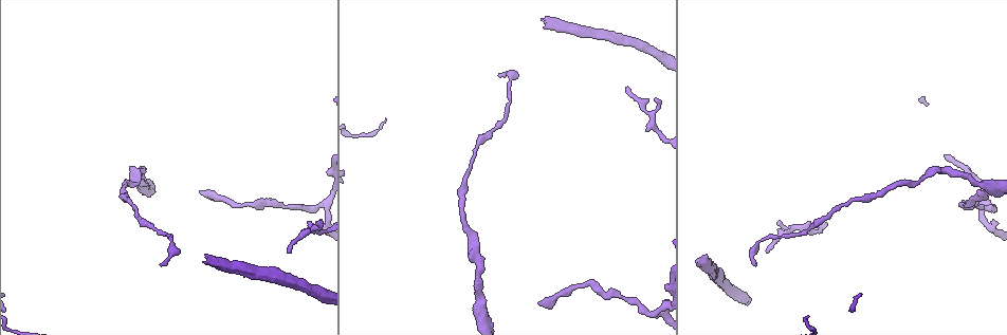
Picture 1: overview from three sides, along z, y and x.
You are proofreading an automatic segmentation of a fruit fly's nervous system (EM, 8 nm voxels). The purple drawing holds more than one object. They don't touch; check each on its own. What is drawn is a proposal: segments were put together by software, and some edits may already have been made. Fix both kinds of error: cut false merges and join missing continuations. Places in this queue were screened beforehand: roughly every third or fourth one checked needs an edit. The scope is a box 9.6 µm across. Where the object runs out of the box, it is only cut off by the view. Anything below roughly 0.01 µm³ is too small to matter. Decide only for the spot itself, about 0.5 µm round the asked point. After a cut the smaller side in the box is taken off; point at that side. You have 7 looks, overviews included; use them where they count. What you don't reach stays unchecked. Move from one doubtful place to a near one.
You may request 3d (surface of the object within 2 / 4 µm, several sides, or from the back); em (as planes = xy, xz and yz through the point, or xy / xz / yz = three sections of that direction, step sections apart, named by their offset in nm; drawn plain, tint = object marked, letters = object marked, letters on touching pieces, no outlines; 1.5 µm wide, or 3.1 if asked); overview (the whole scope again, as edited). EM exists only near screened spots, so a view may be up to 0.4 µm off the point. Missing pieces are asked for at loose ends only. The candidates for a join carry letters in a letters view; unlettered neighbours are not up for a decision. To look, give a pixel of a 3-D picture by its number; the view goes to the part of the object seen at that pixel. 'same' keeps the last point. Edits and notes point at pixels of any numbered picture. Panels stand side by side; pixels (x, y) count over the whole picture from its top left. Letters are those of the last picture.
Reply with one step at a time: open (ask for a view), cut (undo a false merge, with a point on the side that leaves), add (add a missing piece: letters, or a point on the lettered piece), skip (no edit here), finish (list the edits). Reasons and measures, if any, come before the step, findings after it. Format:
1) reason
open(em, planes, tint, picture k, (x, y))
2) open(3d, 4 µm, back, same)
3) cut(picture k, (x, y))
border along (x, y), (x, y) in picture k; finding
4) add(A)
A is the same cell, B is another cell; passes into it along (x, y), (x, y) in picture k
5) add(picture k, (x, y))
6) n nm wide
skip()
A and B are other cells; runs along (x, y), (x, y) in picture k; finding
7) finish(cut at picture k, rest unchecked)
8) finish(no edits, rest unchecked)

an open end
open(em, planes, letters, picture 1, (698, 263))

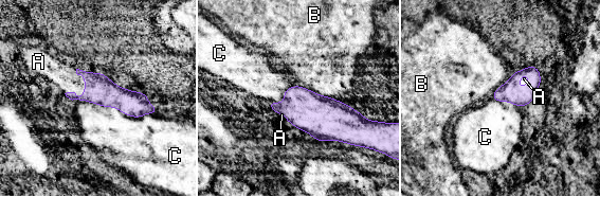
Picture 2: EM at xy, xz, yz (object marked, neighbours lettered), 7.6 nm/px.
add(A)
A is the same cell, B and C are other cells; passes into it along (103, 91), (85, 82), (61, 74) in picture 2; the neuron continues

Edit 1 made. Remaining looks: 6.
open(em, planes, letters, picture 1, (500, 75))

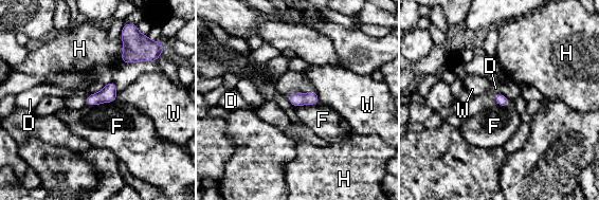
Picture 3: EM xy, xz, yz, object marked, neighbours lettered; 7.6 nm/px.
90 nm wide; F touches over 240 nm
skip()
D, F, H and W are other cells; no lettered piece goes on from it

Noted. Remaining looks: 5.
a narrow waist
open(em, xy, step 8, letters, picture 1, (839, 205))

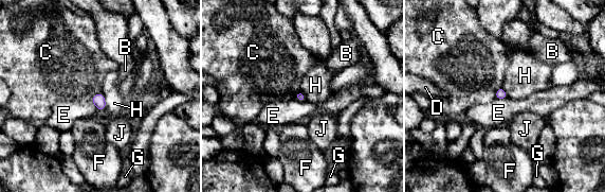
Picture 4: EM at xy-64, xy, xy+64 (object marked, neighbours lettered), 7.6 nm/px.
open(em, planes, letters, same)

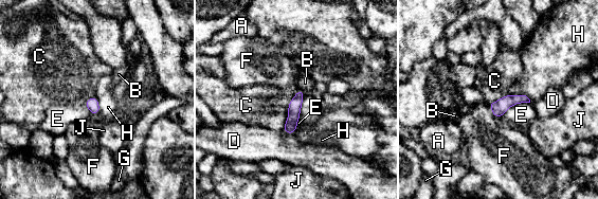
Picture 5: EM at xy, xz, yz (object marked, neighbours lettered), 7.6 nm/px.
E touches over 240 nm
skip()
A, B, C, D, E, F, G, H and J are other cells; runs along (300, 93), (291, 125), (287, 130) in picture 5; all the same neuron

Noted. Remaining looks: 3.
finish(add at picture 2, rest unchecked)

